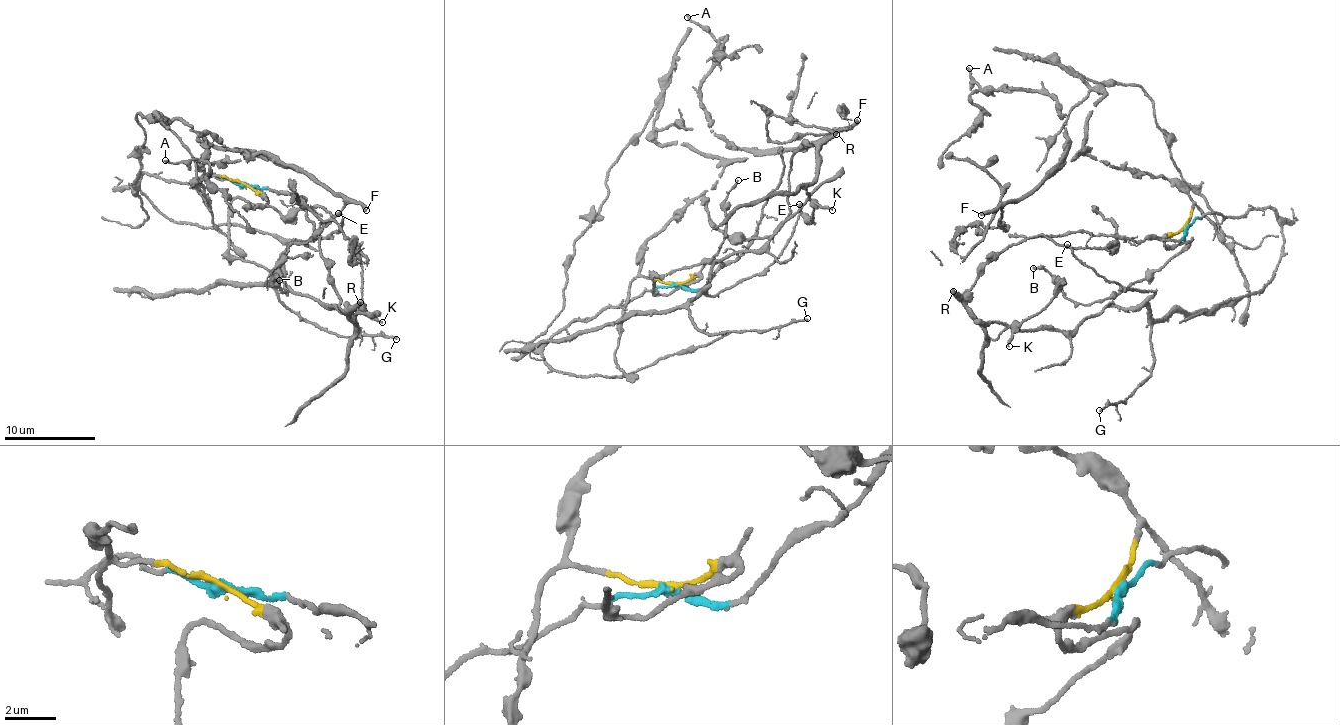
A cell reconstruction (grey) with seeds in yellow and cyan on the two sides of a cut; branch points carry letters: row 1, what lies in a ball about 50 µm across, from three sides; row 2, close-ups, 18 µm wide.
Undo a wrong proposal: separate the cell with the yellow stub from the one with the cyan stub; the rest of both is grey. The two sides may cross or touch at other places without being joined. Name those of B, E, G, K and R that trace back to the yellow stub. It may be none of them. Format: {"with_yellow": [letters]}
{"with_yellow": ["B"]}

